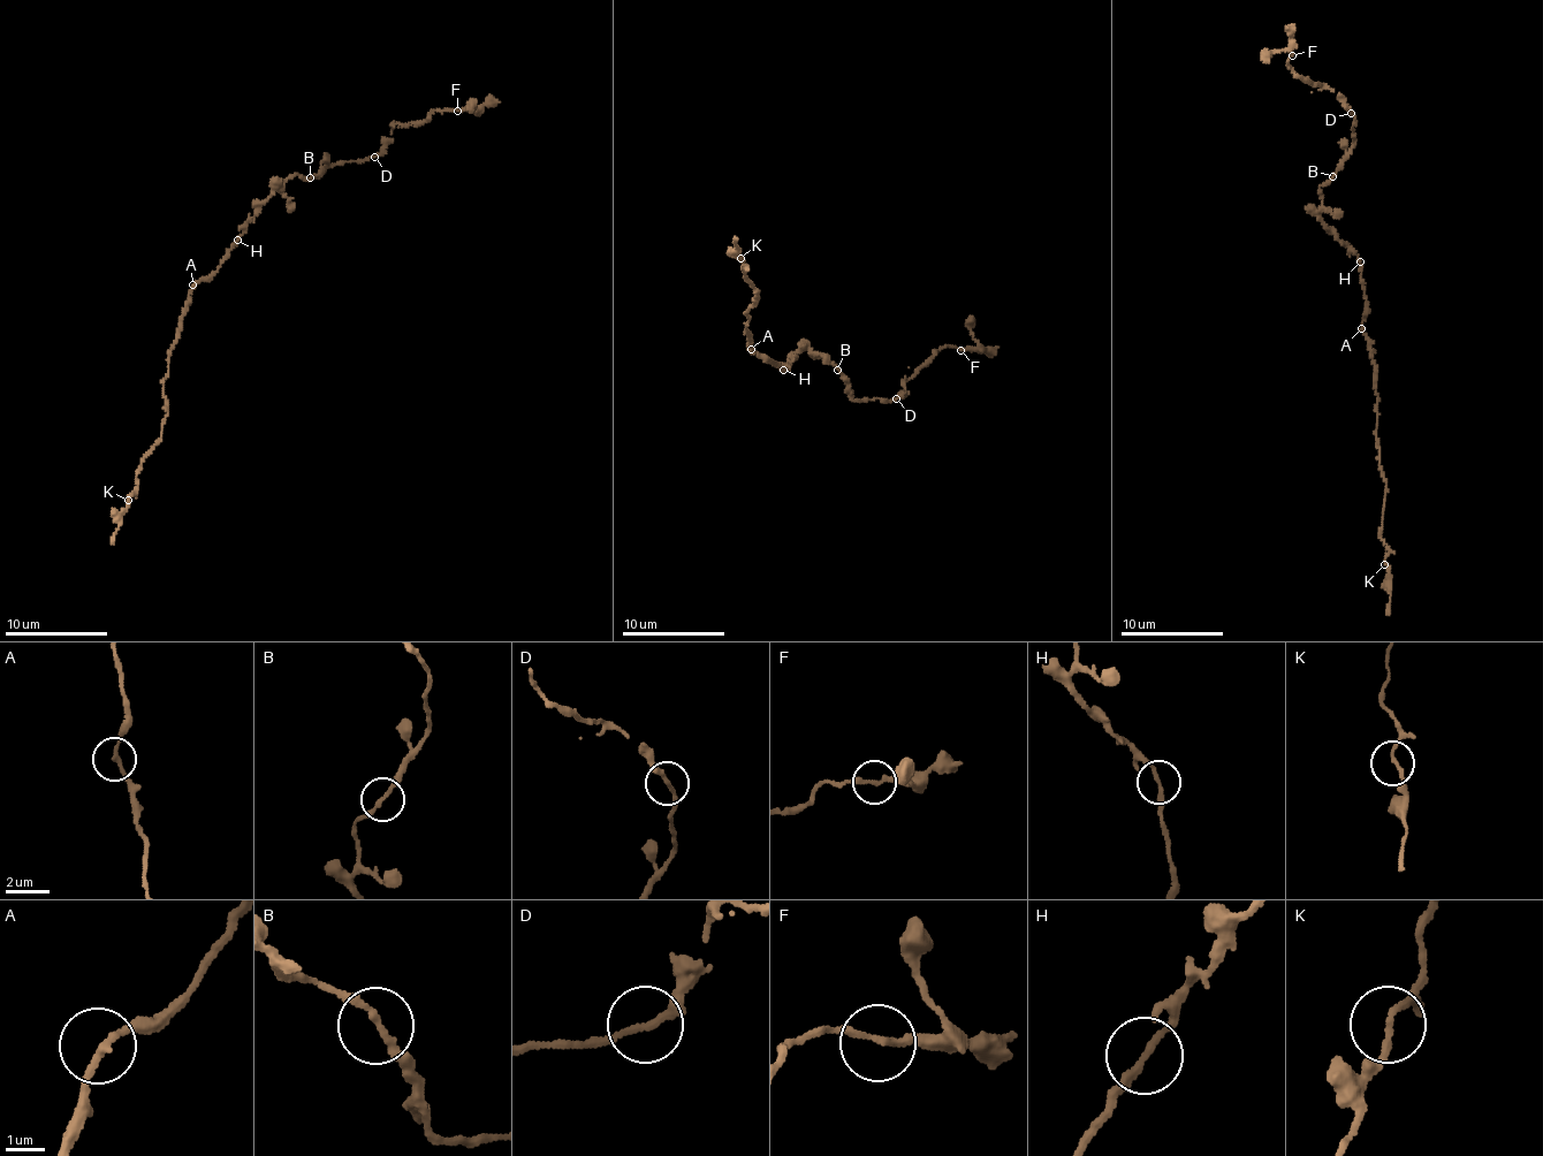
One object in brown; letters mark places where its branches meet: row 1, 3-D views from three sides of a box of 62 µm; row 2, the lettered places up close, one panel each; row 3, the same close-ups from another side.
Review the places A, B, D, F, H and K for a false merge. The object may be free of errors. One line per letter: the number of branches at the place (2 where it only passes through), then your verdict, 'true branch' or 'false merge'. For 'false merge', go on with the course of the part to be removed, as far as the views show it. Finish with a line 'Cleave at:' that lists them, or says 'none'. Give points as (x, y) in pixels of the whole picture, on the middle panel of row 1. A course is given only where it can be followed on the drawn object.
A: 2 | true branch
B: 2 | true branch
D: 2 | true branch
F: 2 | false merge | (959, 350), (978, 344), (970, 316)
H: 2 | true branch
K: 2 | true branch
Cleave at: F

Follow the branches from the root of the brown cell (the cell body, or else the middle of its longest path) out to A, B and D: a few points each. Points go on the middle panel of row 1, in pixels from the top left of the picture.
A: (782, 371), (780, 363), (751, 349)
B: (782, 371), (788, 369), (797, 352), (806, 349), (837, 370)
D: (782, 371), (788, 369), (797, 352), (806, 349), (814, 357), (821, 356), (837, 367), (856, 400), (896, 398)

